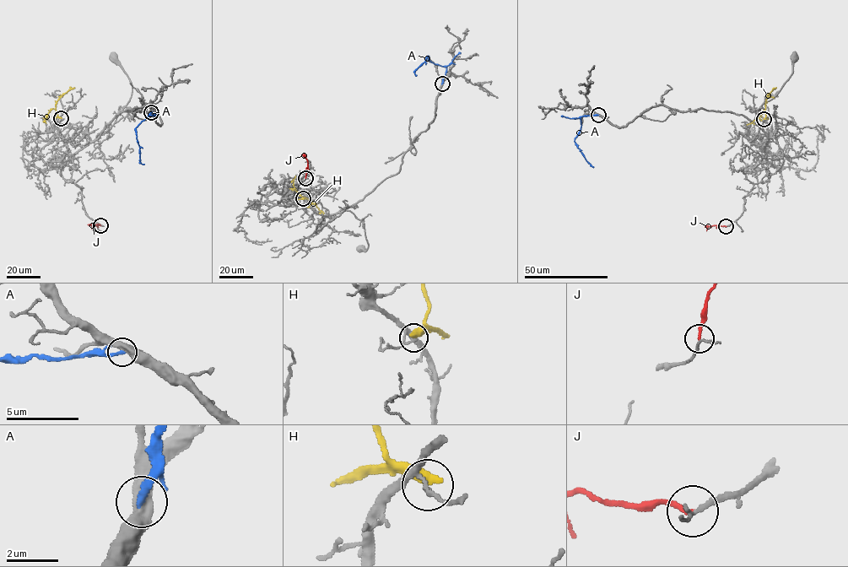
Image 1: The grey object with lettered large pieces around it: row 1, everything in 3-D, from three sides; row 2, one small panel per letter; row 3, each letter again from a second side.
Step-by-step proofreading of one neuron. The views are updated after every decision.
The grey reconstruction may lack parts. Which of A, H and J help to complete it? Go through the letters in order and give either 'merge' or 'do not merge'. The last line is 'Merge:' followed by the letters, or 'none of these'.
A: do not merge
H: do not merge
J: merge
Merge: J

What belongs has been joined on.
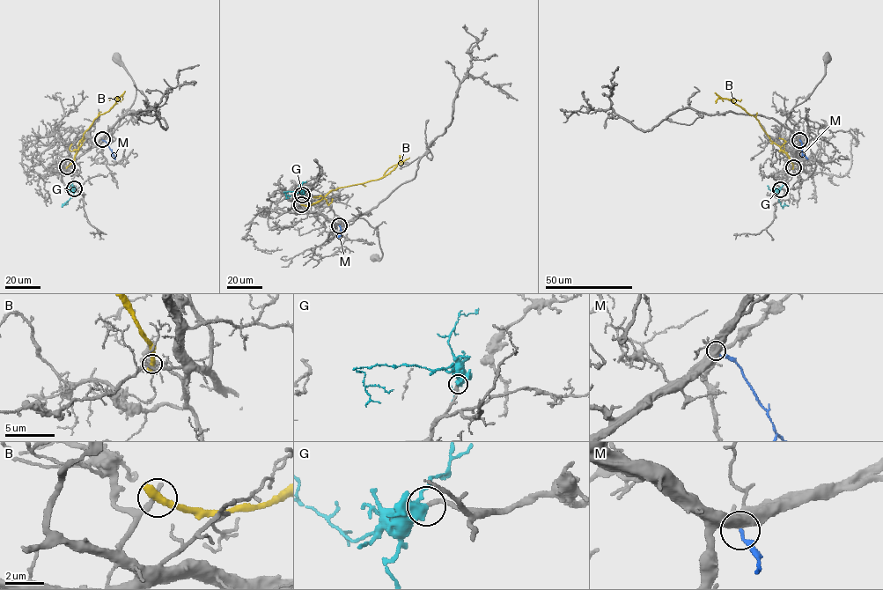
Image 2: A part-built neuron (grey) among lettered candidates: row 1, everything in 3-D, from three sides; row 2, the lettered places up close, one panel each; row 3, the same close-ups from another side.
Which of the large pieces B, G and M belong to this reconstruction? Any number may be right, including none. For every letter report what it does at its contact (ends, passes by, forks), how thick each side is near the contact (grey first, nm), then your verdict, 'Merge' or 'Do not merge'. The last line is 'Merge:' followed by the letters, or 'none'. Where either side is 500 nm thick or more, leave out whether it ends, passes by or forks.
B: Thickness 280 nm (grey) against 500 nm. Do not merge
G: It passes by. Thickness 240 nm (grey) against 440 nm. Merge
M: It ends there. Thickness 480 nm (grey) against 160 nm. Do not merge
Merge: G

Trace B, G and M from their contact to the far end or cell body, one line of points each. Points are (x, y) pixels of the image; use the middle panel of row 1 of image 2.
B: (301, 204), (316, 203), (339, 188), (381, 178), (396, 165), (389, 167), (384, 176)
G: (302, 195), (301, 191), (283, 192), (290, 195)
M: (339, 225), (341, 234), (338, 237)

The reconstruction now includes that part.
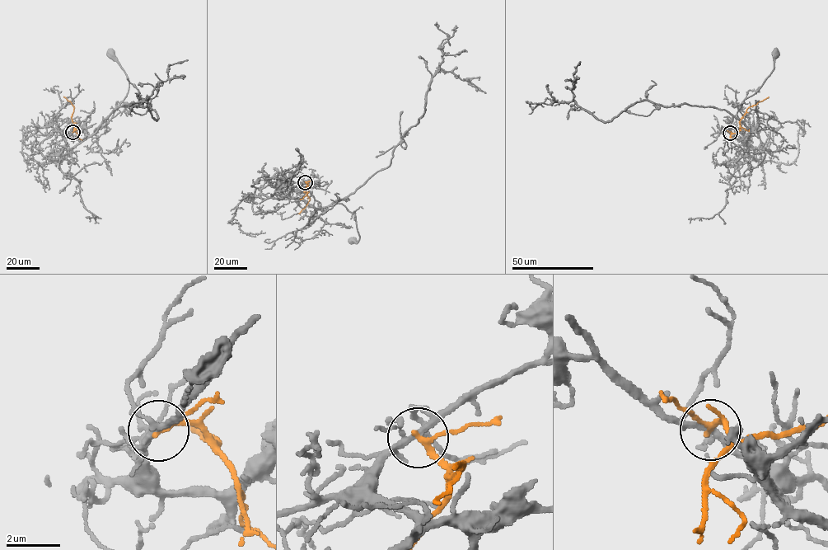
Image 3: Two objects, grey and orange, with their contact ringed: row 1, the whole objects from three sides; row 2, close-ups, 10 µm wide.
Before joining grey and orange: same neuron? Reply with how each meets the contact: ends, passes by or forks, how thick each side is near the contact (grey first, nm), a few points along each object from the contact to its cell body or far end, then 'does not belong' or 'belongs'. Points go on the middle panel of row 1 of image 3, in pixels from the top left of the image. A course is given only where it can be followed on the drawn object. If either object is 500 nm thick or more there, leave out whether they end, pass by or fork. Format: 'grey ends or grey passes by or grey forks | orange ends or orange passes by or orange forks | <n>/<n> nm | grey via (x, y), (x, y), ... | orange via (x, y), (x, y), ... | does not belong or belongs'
grey forks | orange passes by | 190/170 nm | grey via (305, 181), (299, 195), (302, 199), (317, 209), (340, 203), (354, 215), (360, 236), (357, 242), (354, 240) | orange via (305, 181), (307, 185), (304, 190), (310, 199), (298, 213) | does not belong

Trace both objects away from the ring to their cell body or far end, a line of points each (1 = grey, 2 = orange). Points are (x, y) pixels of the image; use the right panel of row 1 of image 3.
1: (730, 133), (746, 142), (750, 131), (736, 115), (743, 101), (753, 95), (770, 74), (774, 66), (774, 53)
2: (730, 133), (739, 130), (740, 120), (747, 108), (769, 96)

